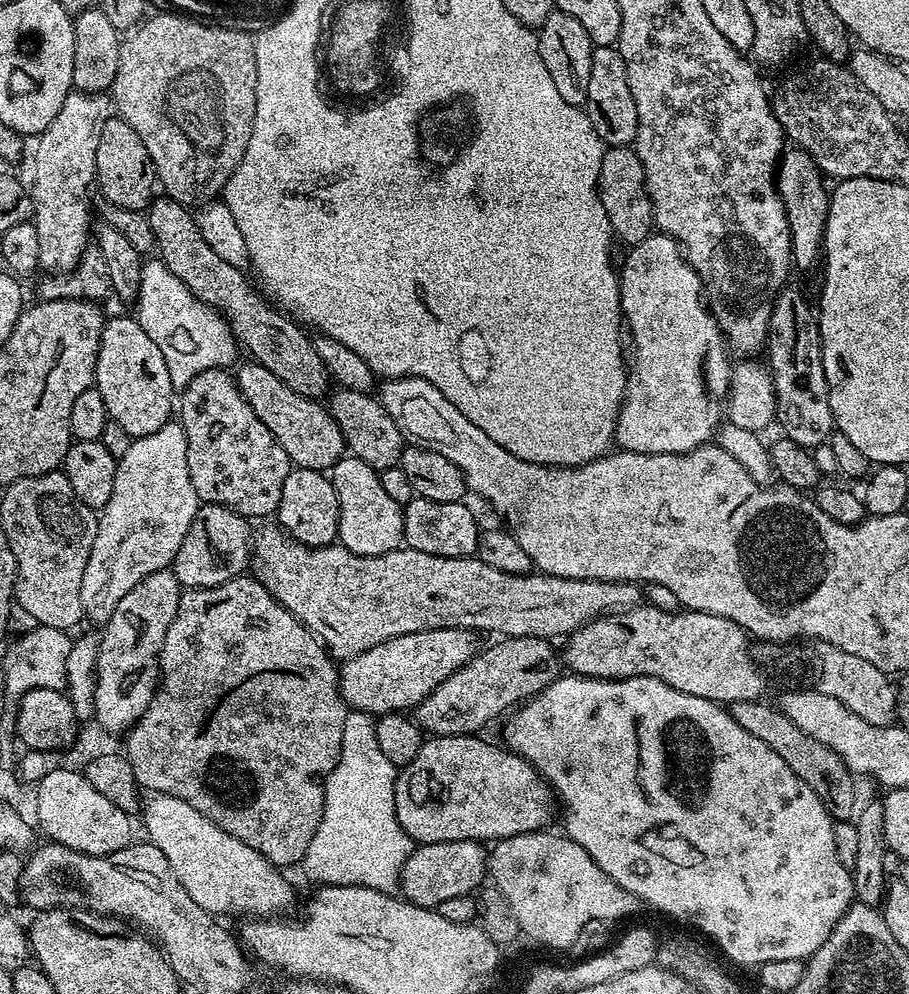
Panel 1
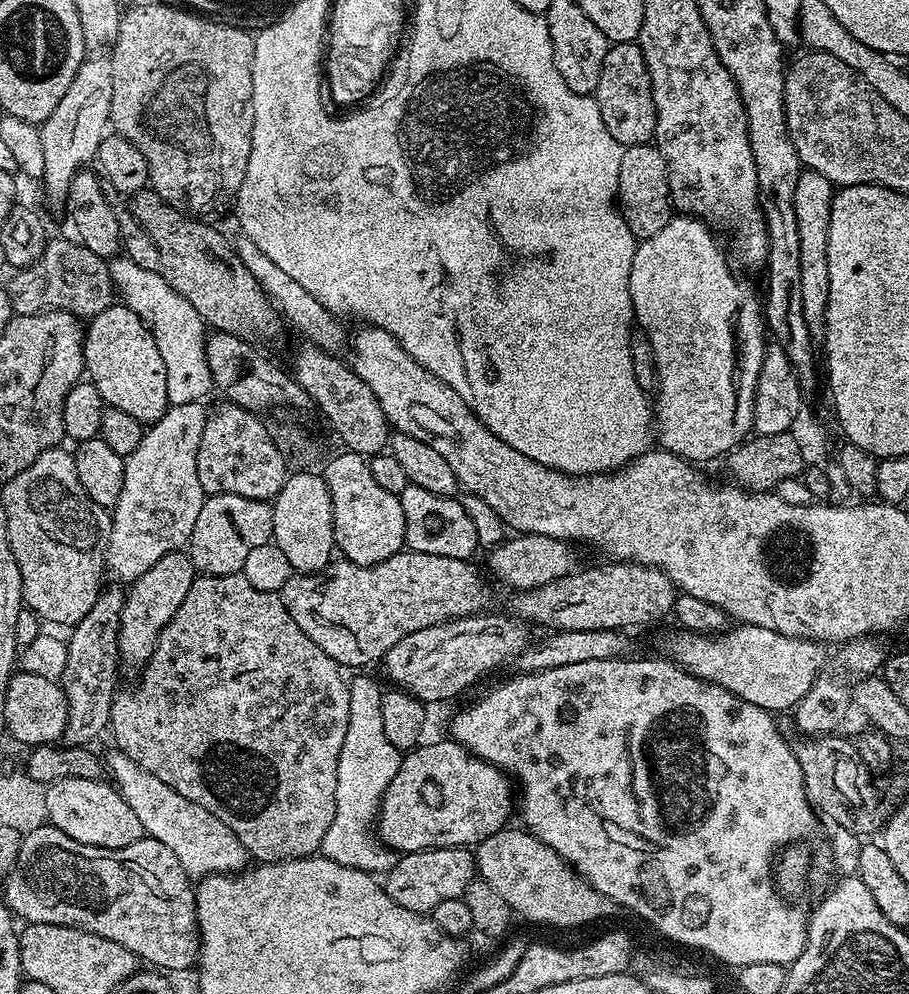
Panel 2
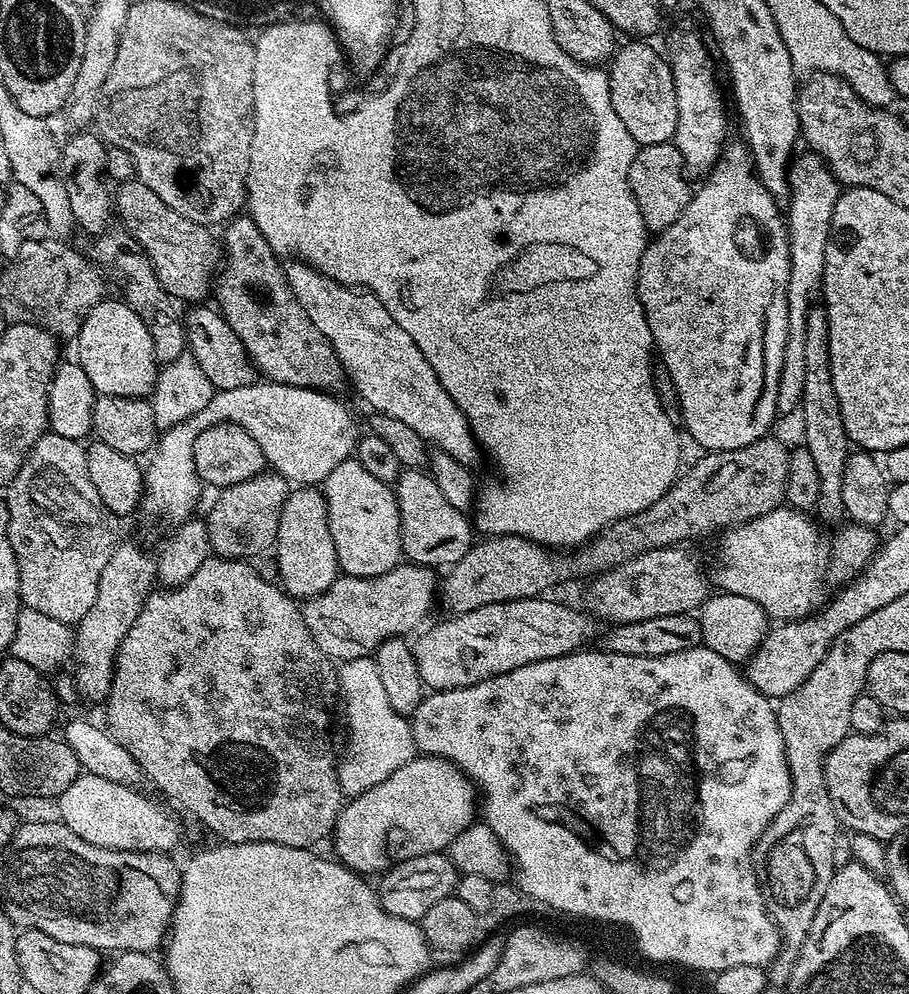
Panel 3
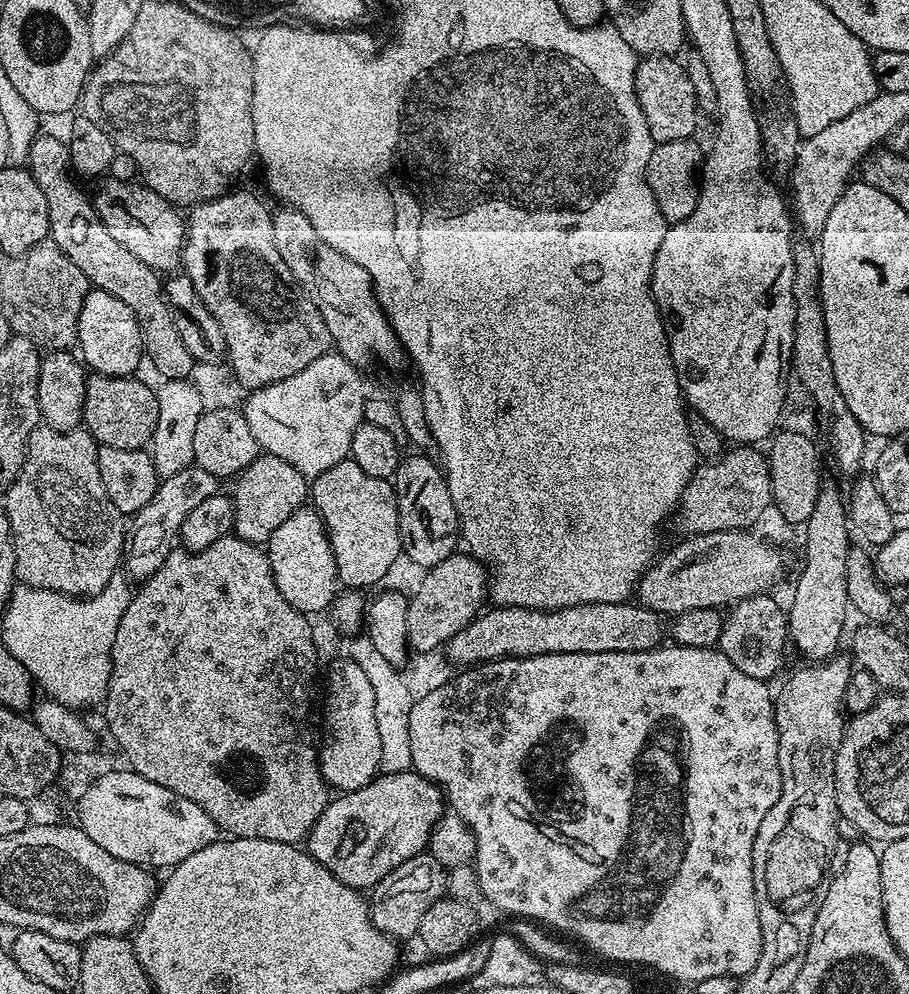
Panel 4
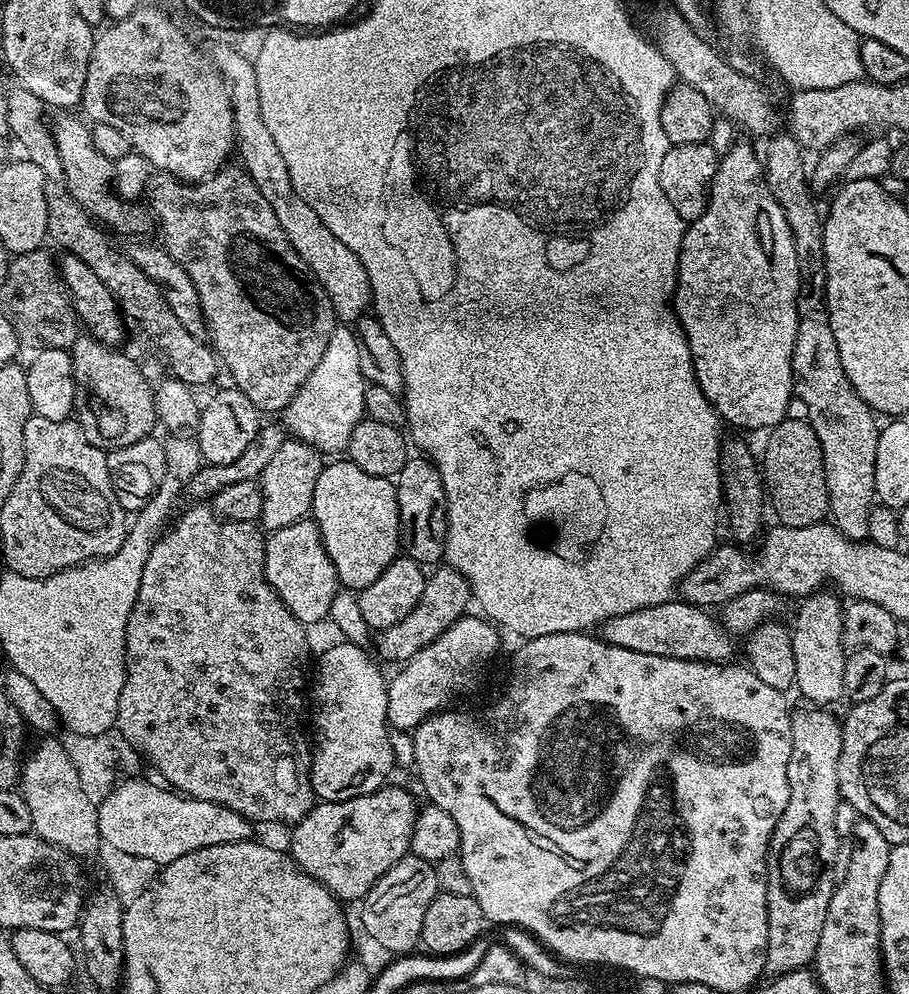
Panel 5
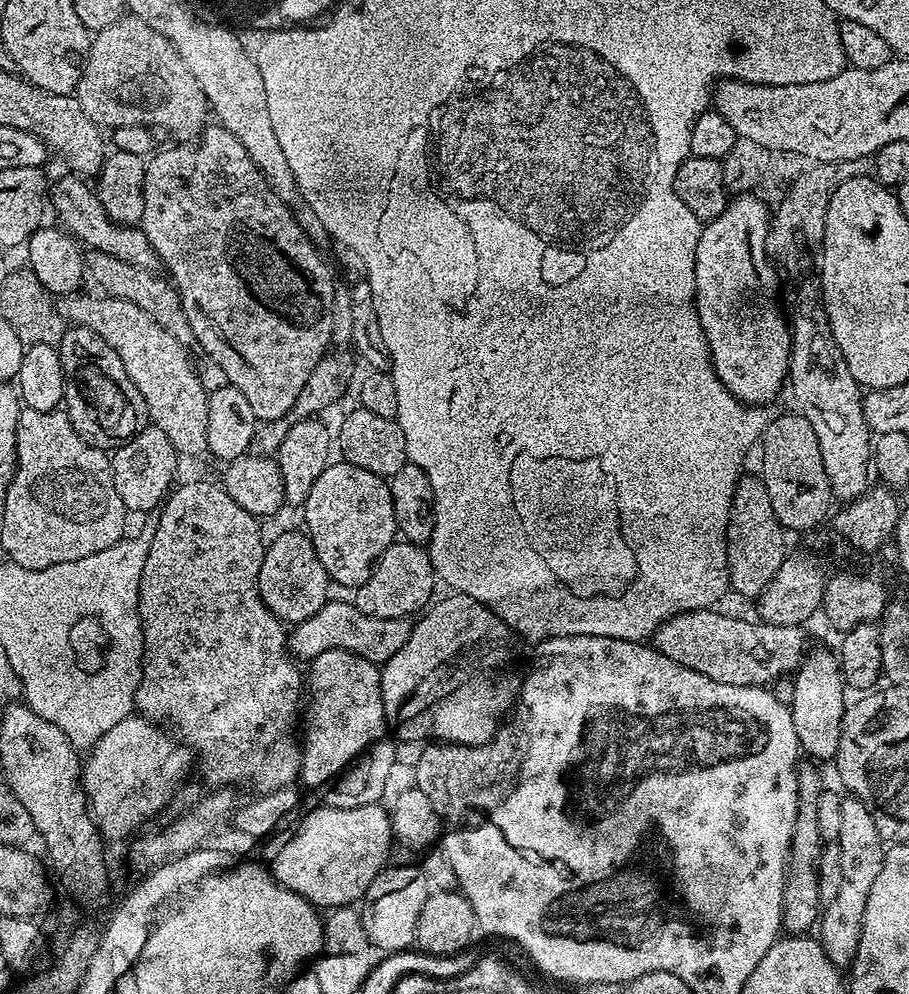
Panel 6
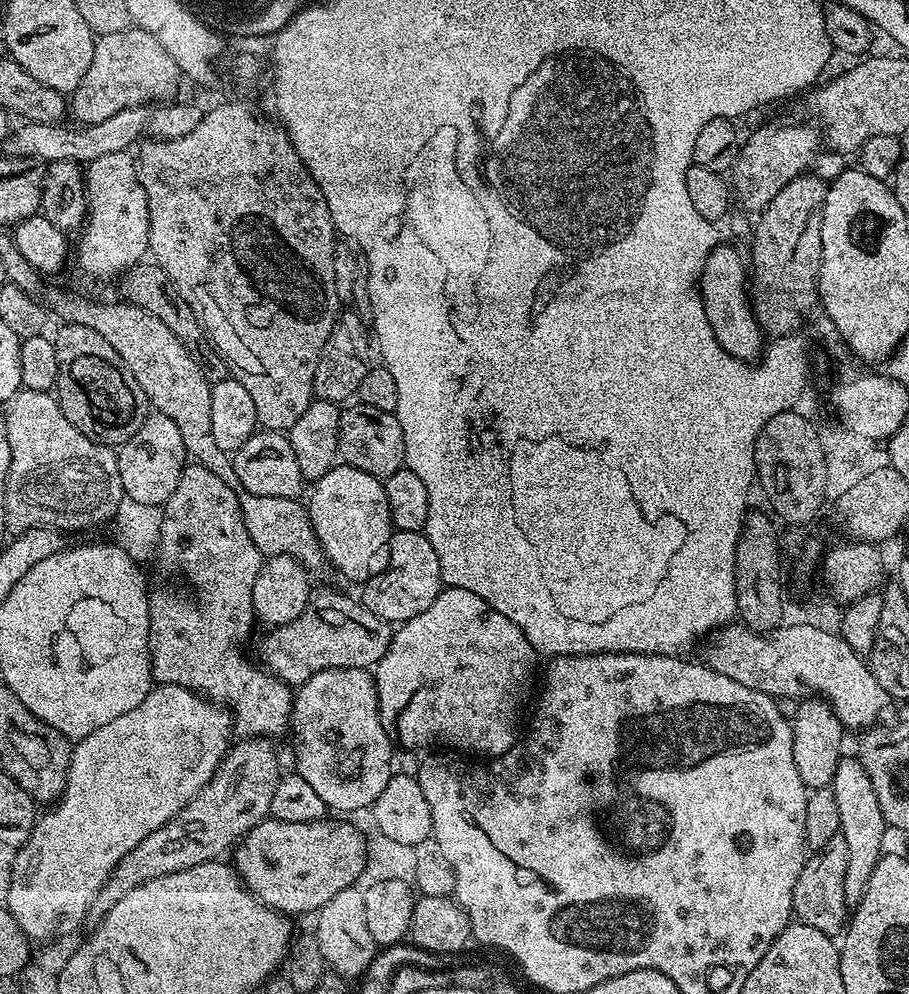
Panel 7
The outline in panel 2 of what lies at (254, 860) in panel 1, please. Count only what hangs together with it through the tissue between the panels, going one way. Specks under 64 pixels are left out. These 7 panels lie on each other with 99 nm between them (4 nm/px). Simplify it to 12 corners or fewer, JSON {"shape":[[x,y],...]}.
{"shape":[[117,748],[111,783],[189,878],[235,874],[248,851],[226,822]]}

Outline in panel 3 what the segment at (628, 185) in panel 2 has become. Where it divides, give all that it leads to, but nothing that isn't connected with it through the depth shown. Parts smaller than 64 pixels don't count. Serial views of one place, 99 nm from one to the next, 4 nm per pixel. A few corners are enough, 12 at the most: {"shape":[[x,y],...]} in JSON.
{"shape":[[675,143],[637,147],[630,190],[649,233],[692,200]]}

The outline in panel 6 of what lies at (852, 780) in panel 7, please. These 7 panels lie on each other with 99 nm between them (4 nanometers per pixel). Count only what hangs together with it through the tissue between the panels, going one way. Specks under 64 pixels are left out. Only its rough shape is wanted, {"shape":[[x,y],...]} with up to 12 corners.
{"shape":[[842,799],[842,886],[818,939],[844,970],[862,938],[886,841],[863,800]]}

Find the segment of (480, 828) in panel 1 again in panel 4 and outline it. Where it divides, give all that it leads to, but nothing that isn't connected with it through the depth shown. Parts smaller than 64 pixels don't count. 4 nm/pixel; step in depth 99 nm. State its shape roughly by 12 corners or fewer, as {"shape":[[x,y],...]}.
{"shape":[[414,770],[329,799],[306,851],[371,890],[421,855],[446,797]]}

